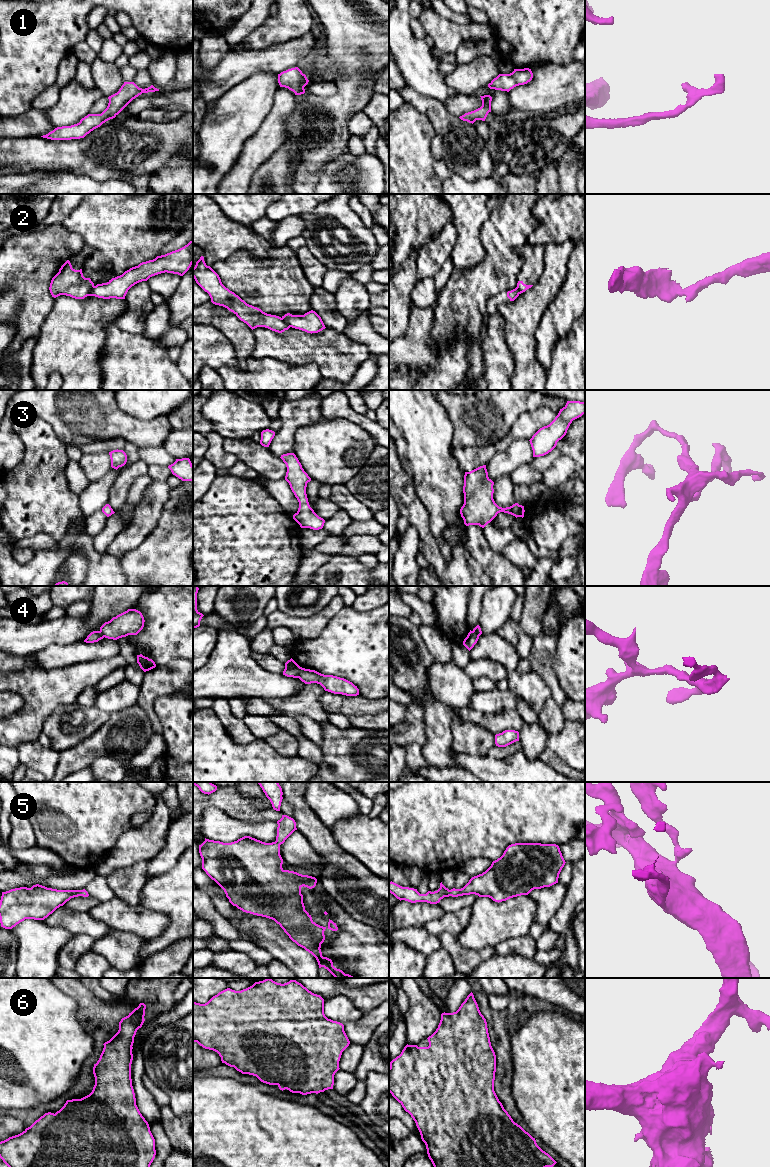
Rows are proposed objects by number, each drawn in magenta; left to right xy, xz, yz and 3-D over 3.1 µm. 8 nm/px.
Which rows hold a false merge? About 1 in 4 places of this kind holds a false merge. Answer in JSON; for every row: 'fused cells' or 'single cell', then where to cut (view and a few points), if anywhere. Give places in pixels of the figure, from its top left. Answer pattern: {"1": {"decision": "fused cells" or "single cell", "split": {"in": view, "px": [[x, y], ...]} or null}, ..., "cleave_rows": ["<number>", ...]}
{"1": {"decision": "single cell", "split": null}, "2": {"decision": "fused cells", "split": {"in": "xy", "px": [[94, 286], [88, 295]]}}, "3": {"decision": "single cell", "split": null}, "4": {"decision": "fused cells", "split": {"in": "xz", "px": [[303, 668], [296, 677]]}}, "5": {"decision": "single cell", "split": null}, "6": {"decision": "single cell", "split": null}, "cleave_rows": ["2", "4"]}

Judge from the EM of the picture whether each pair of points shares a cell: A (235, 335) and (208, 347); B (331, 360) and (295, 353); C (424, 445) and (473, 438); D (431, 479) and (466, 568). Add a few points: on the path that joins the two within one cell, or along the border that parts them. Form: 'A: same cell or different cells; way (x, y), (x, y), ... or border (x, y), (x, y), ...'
A: different cells; border (207, 325), (216, 327), (229, 340), (237, 359)
B: same cell; way (322, 353), (304, 353)
C: different cells; border (448, 418), (453, 427), (452, 447)
D: different cells; border (447, 526), (443, 536), (451, 541), (453, 549)

